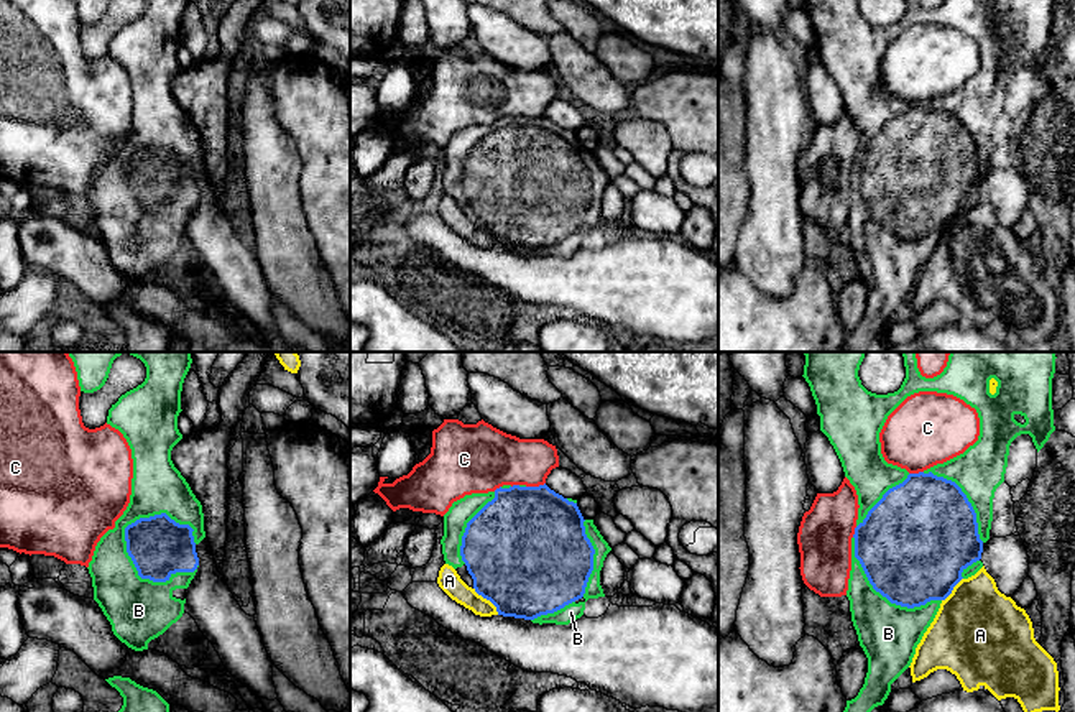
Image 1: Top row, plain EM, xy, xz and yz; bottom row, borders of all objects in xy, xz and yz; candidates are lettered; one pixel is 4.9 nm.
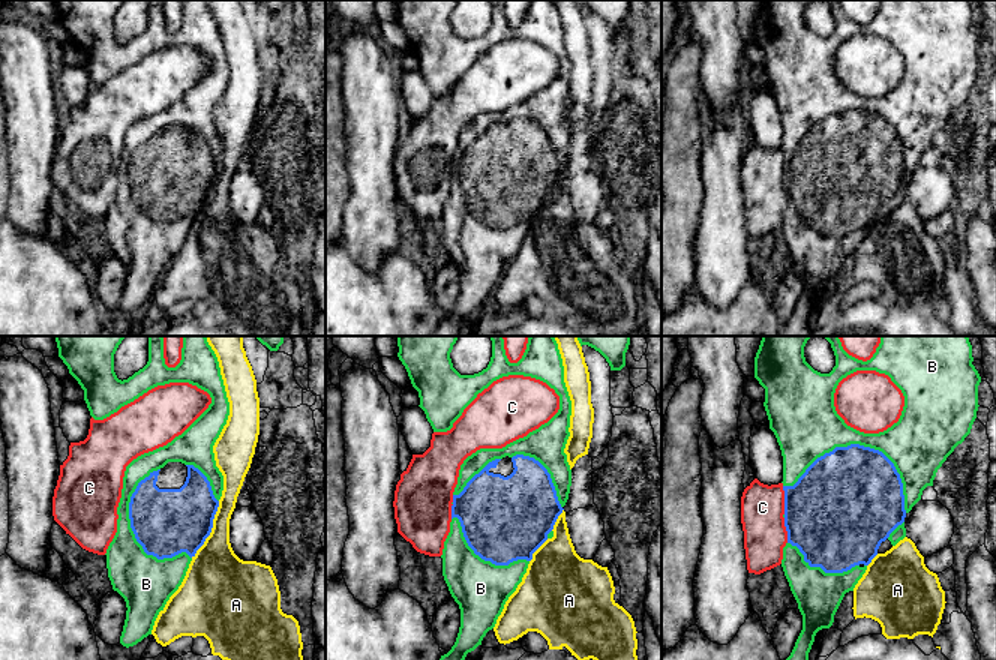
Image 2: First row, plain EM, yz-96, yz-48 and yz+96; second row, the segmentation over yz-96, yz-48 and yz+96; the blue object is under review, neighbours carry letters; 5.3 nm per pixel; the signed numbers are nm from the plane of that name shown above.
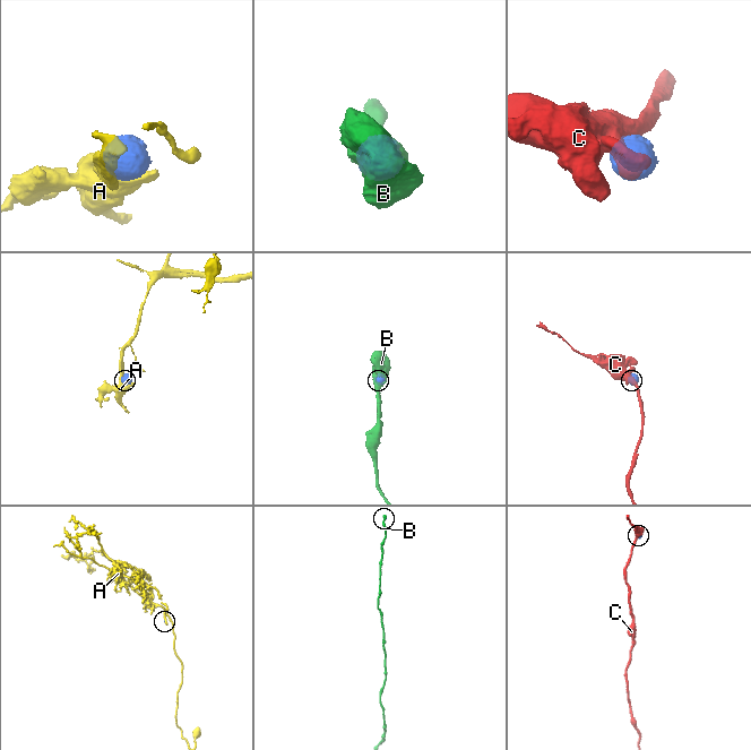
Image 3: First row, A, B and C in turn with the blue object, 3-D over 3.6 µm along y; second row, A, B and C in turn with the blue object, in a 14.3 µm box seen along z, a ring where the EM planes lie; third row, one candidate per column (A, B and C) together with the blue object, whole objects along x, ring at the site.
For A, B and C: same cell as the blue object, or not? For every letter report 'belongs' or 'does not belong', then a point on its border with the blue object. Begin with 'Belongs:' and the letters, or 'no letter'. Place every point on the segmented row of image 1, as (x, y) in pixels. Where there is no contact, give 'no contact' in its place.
Belongs: B
A: does not belong; contact xz (487, 599)
B: belongs; contact xy (145, 577)
C: does not belong; contact xz (535, 487)

